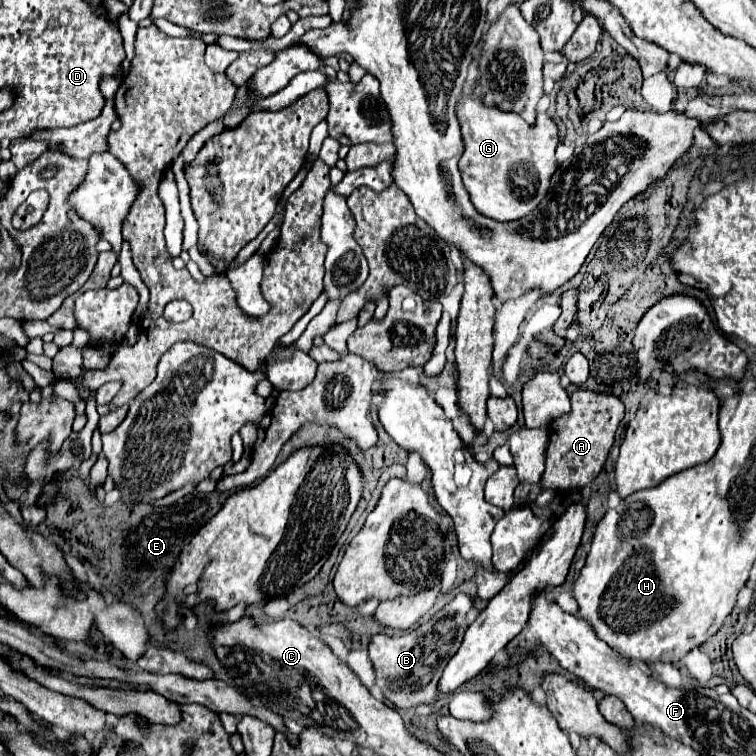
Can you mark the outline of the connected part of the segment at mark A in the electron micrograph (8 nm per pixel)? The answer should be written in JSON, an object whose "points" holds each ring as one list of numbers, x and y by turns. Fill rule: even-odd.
{"points":[[586,390,574,392,570,400,572,400,570,414,550,424,546,472,540,484,520,483,514,492,516,503,534,502,538,492,544,488,556,488,556,490,564,490,572,486,584,488,592,480,592,476,596,476,602,470,606,456,614,444,616,428,624,418,624,404,616,396,600,394,600,392,586,392]]}

